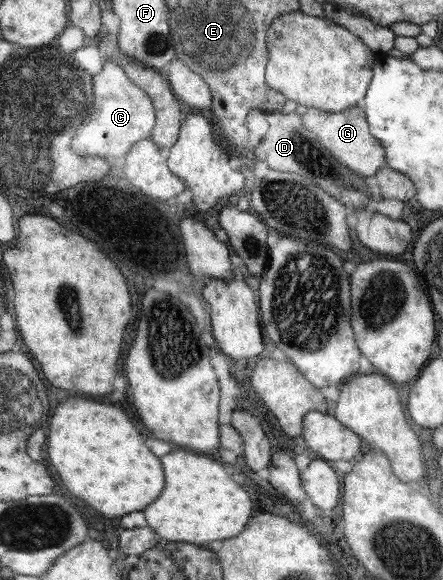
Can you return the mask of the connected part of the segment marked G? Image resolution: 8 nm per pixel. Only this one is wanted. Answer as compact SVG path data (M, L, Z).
M356 105L350 110L344 110L338 113L330 113L318 108L308 108L303 114L304 127L310 129L316 137L320 139L320 143L331 151L336 159L340 160L350 170L356 174L366 178L376 175L380 166L387 163L387 150L380 143L379 139L368 131L367 111L362 105Z

